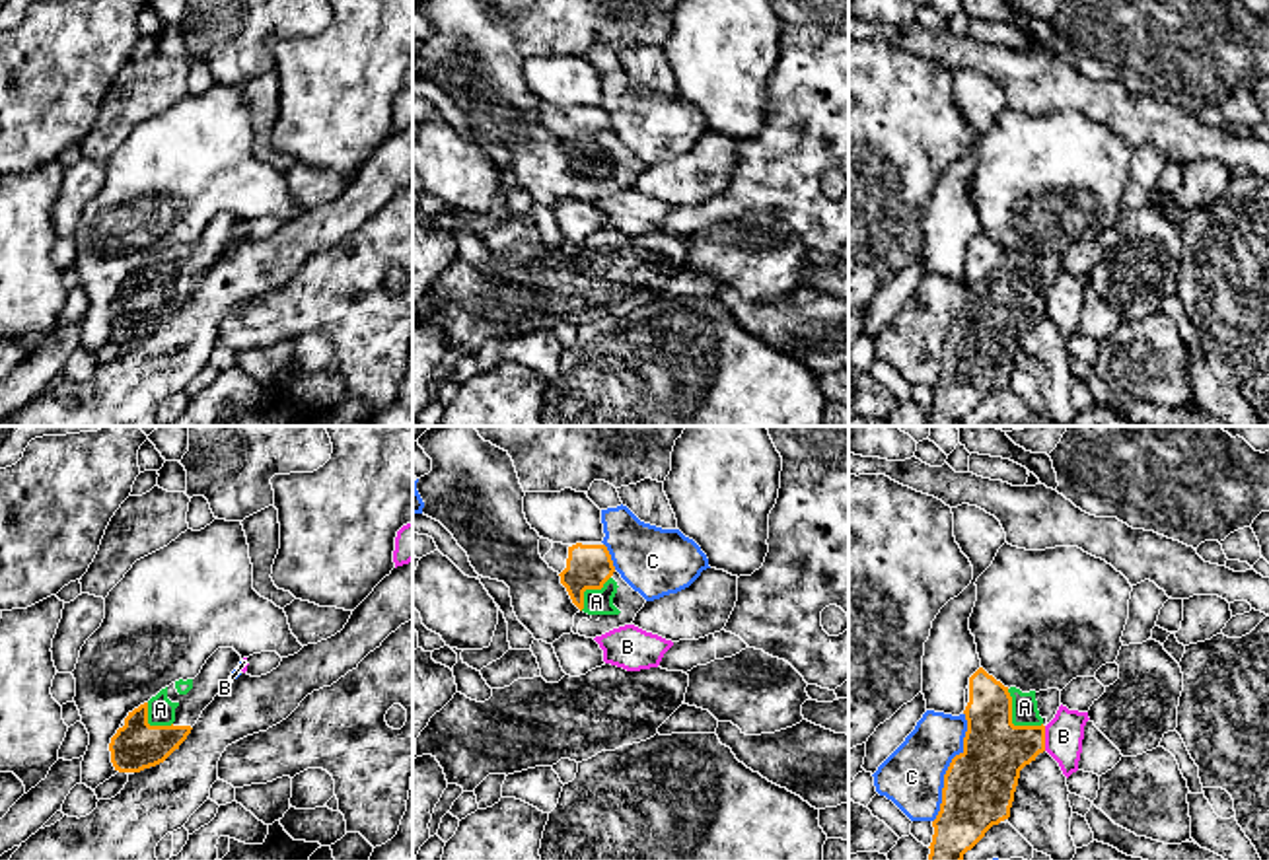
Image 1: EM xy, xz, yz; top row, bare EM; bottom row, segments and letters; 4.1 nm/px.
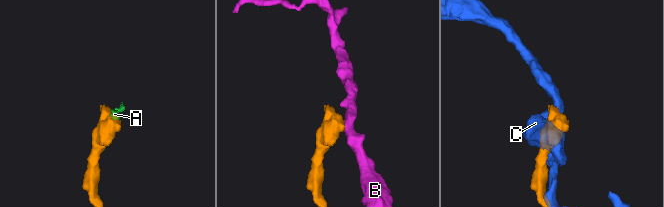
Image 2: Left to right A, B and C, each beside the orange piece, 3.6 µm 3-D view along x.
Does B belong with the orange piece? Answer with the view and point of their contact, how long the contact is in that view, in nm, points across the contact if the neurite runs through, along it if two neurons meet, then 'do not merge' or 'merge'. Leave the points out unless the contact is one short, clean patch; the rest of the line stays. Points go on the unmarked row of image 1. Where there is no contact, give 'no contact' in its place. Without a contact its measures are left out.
contact yz (1044, 302); length 100 nm; border yz (1044, 290), (1046, 314); do not merge

